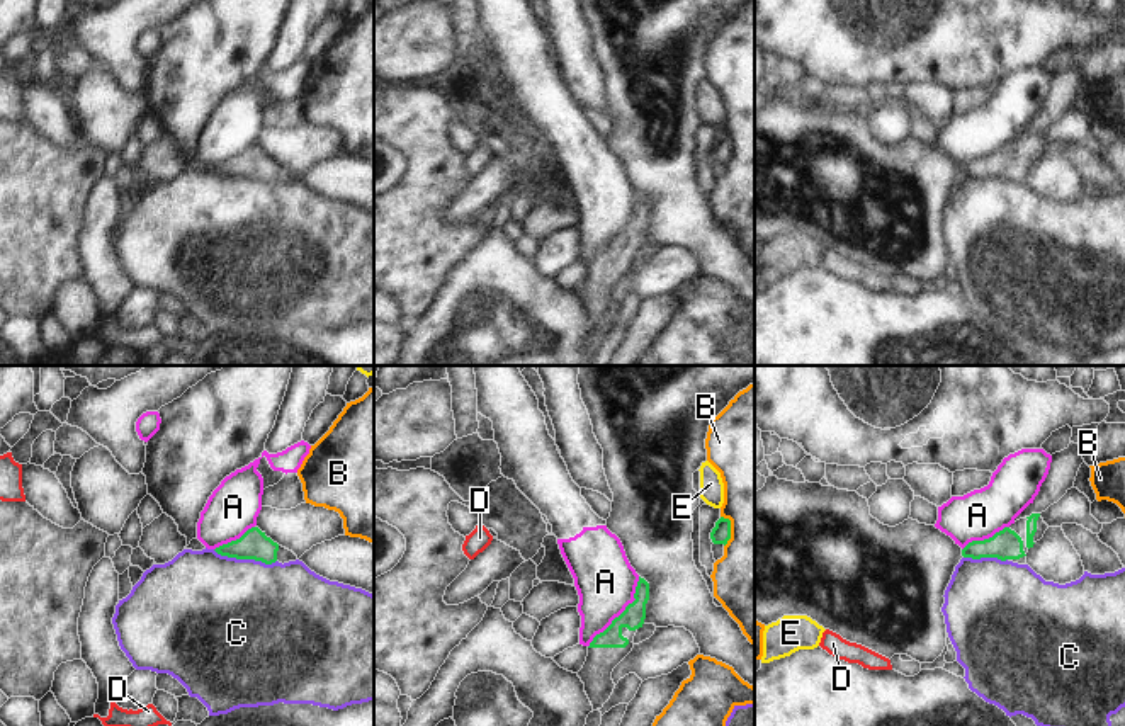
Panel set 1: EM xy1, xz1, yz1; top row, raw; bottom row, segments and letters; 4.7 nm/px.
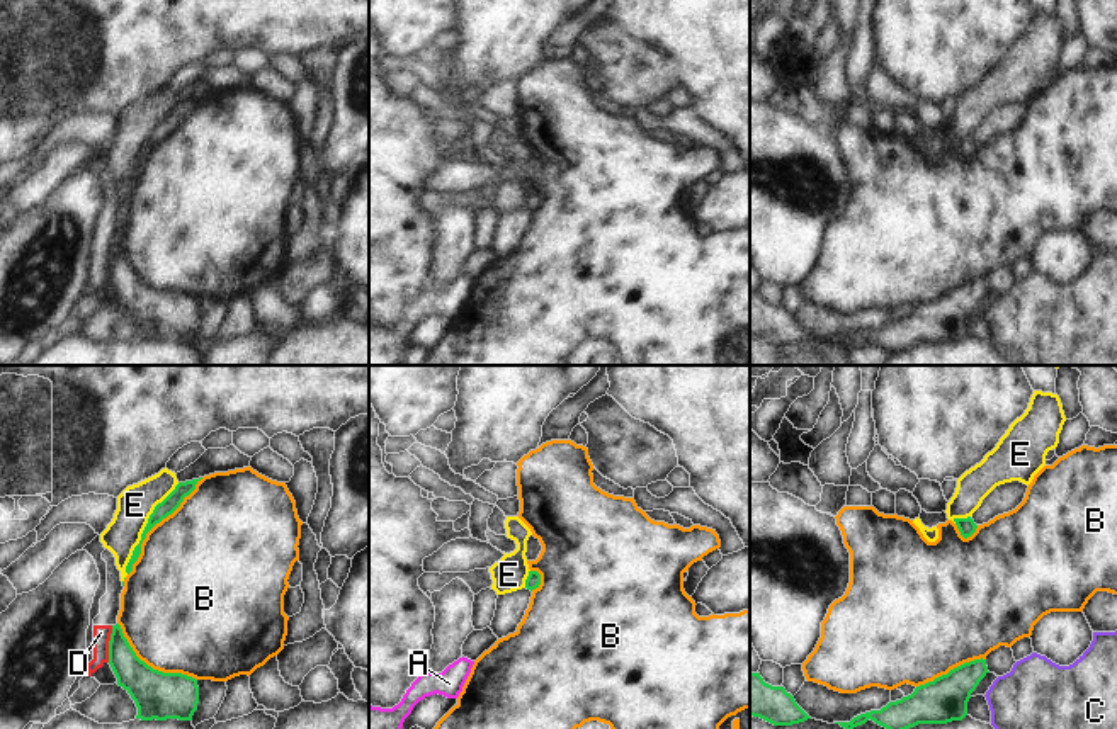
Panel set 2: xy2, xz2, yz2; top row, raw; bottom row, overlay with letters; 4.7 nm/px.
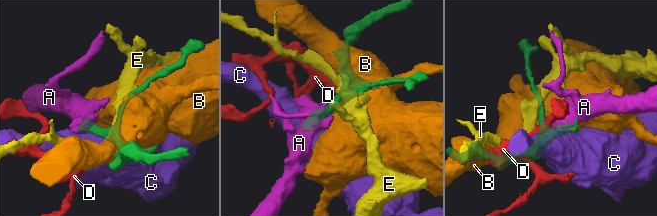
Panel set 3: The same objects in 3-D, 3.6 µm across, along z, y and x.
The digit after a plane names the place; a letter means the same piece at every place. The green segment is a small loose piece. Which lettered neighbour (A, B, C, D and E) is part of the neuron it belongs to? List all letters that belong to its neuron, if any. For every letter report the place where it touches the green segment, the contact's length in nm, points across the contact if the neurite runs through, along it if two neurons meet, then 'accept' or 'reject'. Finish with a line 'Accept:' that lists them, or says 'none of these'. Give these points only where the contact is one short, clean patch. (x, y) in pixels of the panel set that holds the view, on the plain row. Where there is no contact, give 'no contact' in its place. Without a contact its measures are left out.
A: contact xz1 (622, 232); length 420 nm; border xz1 (639, 196), (634, 206), (634, 218), (588, 266); reject
B: contact xy2 (155, 143); length 600 nm; reject
C: contact xy1 (245, 177); length 300 nm; reject
D: contact xy2 (109, 264); length 180 nm; border xy2 (113, 245), (107, 281); reject
E: contact xy2 (145, 148); length 500 nm; reject
Accept: none of these

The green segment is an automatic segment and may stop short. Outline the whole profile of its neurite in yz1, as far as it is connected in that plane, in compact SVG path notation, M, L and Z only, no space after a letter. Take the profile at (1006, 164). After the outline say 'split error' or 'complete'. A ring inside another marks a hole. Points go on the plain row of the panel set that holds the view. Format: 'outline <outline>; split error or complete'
outline M1032 133L996 151L989 158L969 162L962 168L962 175L972 179L998 177L1001 180L1008 179L1026 184L1028 168L1043 156L1047 148L1049 145L1040 133Z; split error

